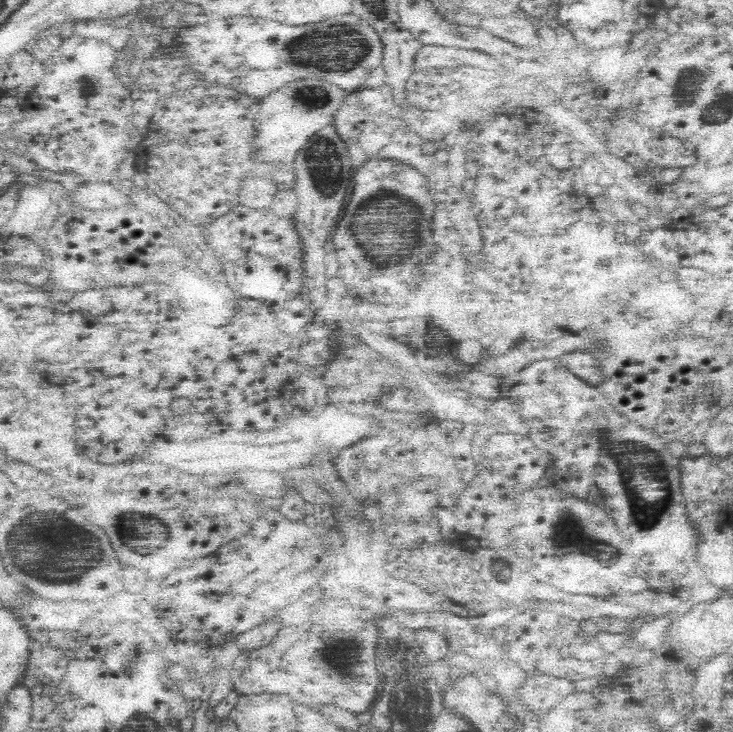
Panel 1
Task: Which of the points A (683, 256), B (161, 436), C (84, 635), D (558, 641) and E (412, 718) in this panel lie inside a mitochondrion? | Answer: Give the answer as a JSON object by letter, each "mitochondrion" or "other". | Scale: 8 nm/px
{"A":"other","B":"other","C":"other","D":"other","E":"mitochondrion"}

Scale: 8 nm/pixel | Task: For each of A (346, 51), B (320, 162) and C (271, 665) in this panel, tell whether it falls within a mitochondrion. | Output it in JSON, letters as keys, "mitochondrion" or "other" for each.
{"A":"mitochondrion","B":"mitochondrion","C":"other"}

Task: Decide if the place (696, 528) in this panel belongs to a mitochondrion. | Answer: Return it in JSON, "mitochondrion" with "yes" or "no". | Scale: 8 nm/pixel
{"mitochondrion":"no"}

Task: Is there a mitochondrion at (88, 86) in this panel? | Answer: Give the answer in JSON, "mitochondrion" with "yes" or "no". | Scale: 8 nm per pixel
{"mitochondrion":"yes"}

